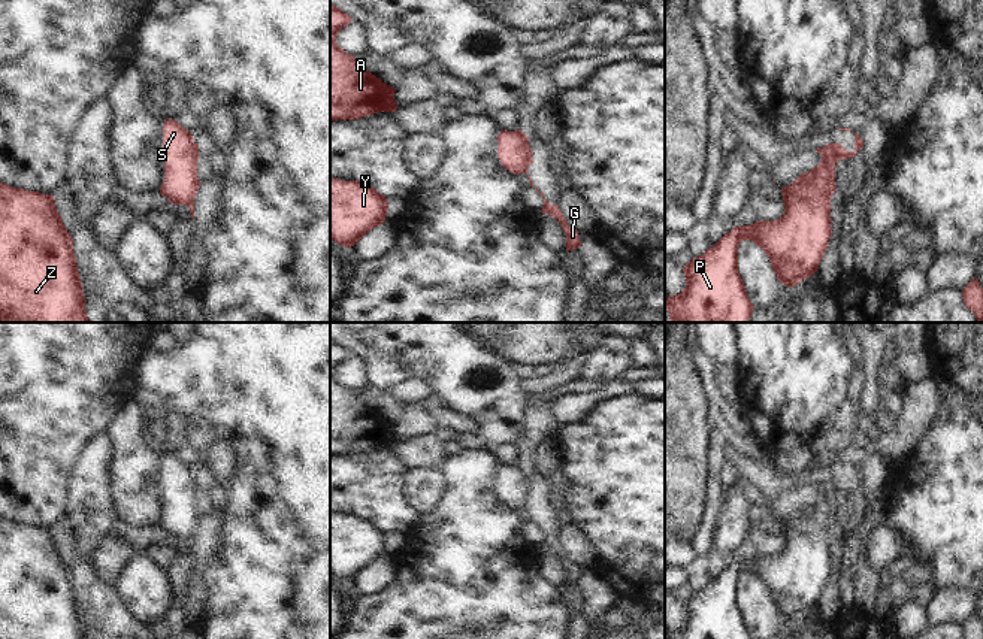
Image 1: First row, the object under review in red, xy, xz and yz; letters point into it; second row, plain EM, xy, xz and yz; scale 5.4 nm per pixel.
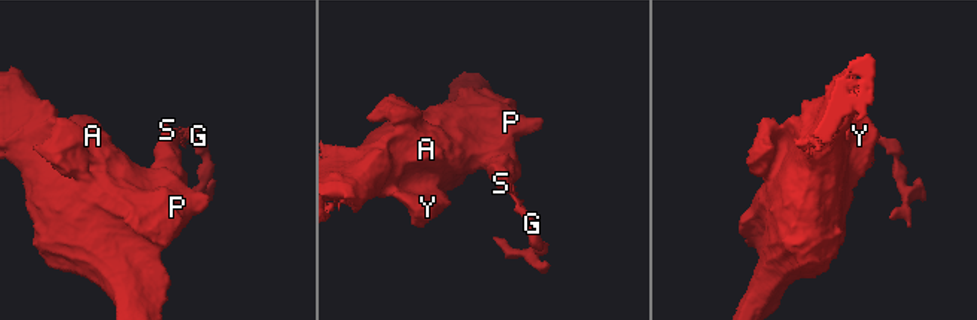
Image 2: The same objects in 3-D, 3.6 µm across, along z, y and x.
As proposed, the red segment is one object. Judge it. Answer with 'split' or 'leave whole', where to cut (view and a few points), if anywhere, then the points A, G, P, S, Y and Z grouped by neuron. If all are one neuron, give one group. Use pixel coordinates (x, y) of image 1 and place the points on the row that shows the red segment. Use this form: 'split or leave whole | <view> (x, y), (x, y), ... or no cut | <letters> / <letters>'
split | yz (823, 147), (831, 147), (847, 157) | A P S Y Z / G

